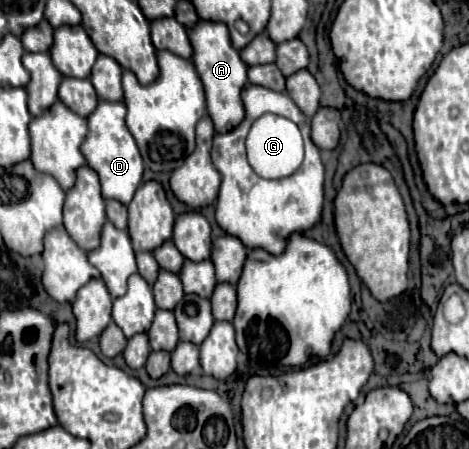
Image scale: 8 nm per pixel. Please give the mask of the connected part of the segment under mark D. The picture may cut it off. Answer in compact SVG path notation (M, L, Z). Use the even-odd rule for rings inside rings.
M101 100L99 106L95 108L95 114L87 118L89 132L81 144L81 152L87 158L87 164L99 174L103 198L105 200L113 198L113 200L119 200L121 204L129 204L133 200L135 190L143 182L143 170L145 170L135 138L125 126L125 114L127 114L127 108L123 102Z

